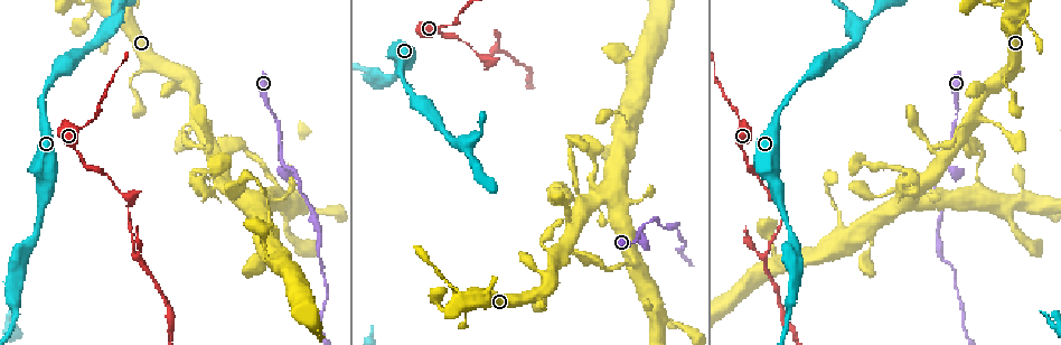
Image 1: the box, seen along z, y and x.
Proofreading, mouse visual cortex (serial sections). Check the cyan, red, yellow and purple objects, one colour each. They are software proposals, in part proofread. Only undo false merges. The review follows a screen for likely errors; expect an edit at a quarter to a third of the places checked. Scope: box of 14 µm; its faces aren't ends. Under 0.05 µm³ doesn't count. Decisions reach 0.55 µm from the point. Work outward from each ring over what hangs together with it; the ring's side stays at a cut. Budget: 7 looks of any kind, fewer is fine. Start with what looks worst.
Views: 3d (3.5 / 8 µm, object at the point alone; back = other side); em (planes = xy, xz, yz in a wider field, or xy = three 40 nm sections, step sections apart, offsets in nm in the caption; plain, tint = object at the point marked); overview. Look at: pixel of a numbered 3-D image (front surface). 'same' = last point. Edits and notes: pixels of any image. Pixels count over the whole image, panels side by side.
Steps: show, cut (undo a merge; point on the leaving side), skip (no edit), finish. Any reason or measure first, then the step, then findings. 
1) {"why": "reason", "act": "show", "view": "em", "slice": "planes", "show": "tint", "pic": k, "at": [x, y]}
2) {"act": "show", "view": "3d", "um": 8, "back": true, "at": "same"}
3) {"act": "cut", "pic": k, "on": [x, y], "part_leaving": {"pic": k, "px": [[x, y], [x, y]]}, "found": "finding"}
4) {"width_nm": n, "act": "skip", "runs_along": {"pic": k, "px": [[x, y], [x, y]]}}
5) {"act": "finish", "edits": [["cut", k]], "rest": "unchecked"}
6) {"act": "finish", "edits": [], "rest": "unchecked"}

{"why": "arms part here", "act": "show", "view": "3d", "um": 3.5, "pic": 1, "at": [642, 231]}

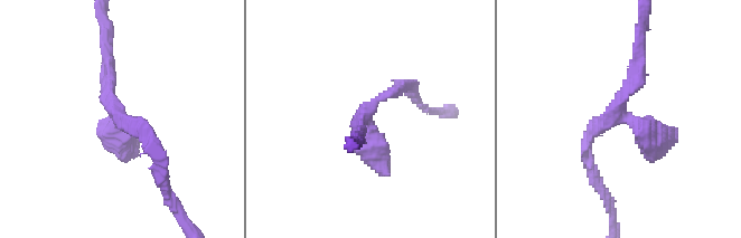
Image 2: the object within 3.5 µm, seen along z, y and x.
{"act": "show", "view": "em", "slice": "xy", "step": 3, "show": "tint", "pic": 2, "at": [114, 106]}

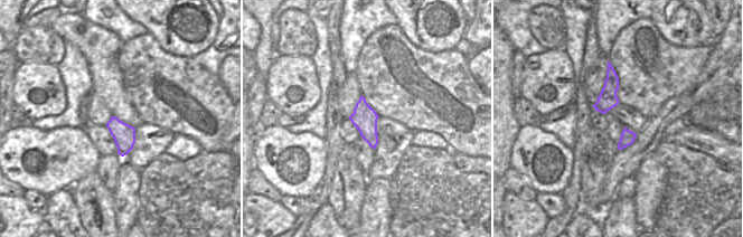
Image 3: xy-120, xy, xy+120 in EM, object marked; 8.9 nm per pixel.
{"act": "skip", "runs_along": {"pic": 2, "px": [[639, 34], [636, 82], [584, 153]]}, "found": "one cell here"}

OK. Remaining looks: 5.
{"why": "sharp bend", "act": "show", "view": "3d", "um": 3.5, "pic": 1, "at": [559, 184]}

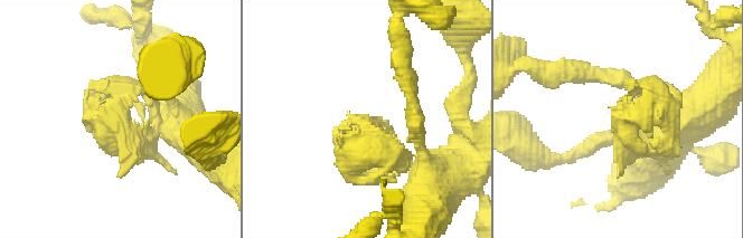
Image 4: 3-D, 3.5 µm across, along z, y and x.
{"act": "show", "view": "em", "slice": "xy", "step": 2, "show": "tint", "pic": 4, "at": [112, 128]}

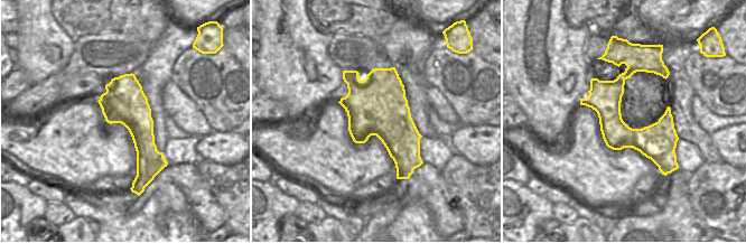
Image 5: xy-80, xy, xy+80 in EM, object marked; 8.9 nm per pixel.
{"act": "skip", "found": "one cell here"}

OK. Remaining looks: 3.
{"why": "thin arm on a thick one", "act": "show", "view": "3d", "um": 3.5, "back": true, "pic": 1, "at": [1030, 209]}

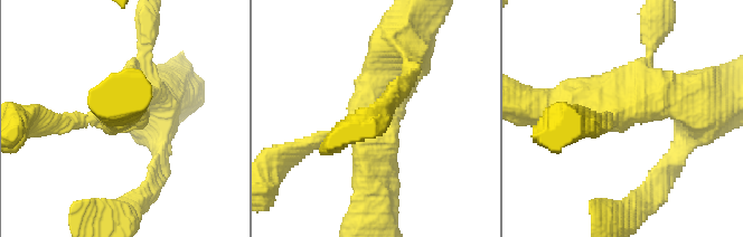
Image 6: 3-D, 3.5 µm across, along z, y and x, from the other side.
{"arms": 4, "arm_widths_nm": [150, 150, 500, 600], "why": "need the tissue", "act": "show", "view": "em", "slice": "xy", "step": 3, "show": "tint", "pic": 6, "at": [626, 110]}

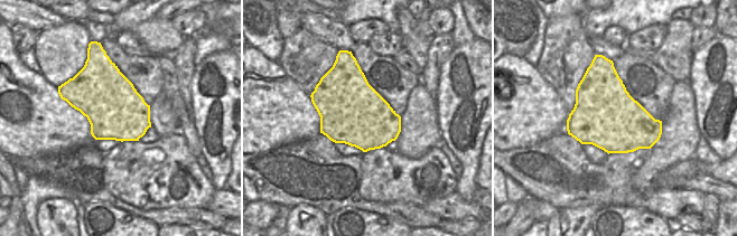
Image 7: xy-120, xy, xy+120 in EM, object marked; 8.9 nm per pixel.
{"act": "skip", "found": "all the same cell"}

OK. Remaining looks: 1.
{"act": "finish", "edits": [], "rest": "unchecked"}

